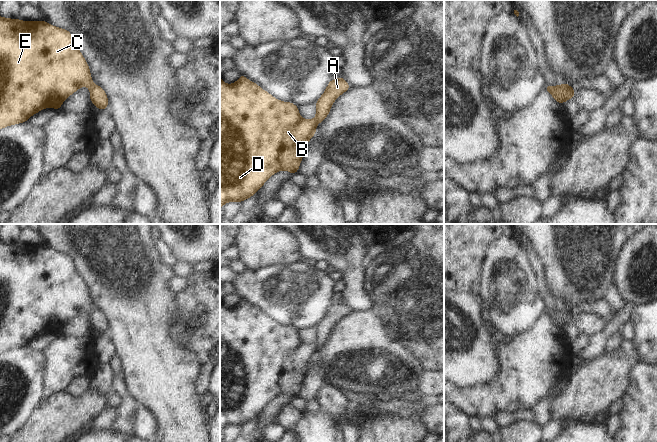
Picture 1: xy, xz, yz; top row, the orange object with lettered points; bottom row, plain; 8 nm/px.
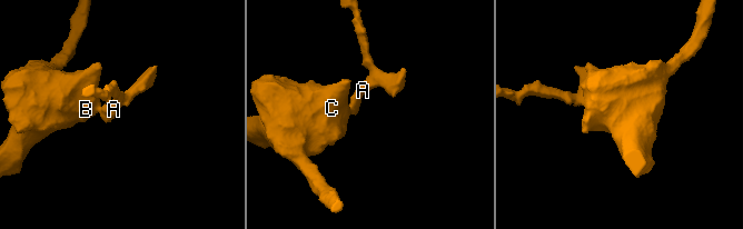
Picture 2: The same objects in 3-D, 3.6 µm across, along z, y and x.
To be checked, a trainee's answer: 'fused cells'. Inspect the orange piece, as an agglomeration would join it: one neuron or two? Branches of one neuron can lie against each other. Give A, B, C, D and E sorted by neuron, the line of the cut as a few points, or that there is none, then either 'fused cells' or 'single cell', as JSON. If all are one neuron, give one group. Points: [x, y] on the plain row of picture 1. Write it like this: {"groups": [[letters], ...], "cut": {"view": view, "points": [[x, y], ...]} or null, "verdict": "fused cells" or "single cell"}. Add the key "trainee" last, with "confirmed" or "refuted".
{"groups": [["A"], ["B", "C", "D", "E"]], "cut": {"view": "xz", "points": [[315, 342], [317, 347]]}, "verdict": "fused cells", "trainee": "confirmed"}

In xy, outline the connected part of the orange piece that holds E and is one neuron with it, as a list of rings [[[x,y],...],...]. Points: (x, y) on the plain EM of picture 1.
[[[0,241],[0,353],[24,347],[42,333],[61,333],[63,325],[81,310],[92,311],[88,287],[71,257],[46,245],[21,245]]]

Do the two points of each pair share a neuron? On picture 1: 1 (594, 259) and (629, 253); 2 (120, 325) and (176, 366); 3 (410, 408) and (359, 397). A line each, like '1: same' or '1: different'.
1: different
2: same
3: same

